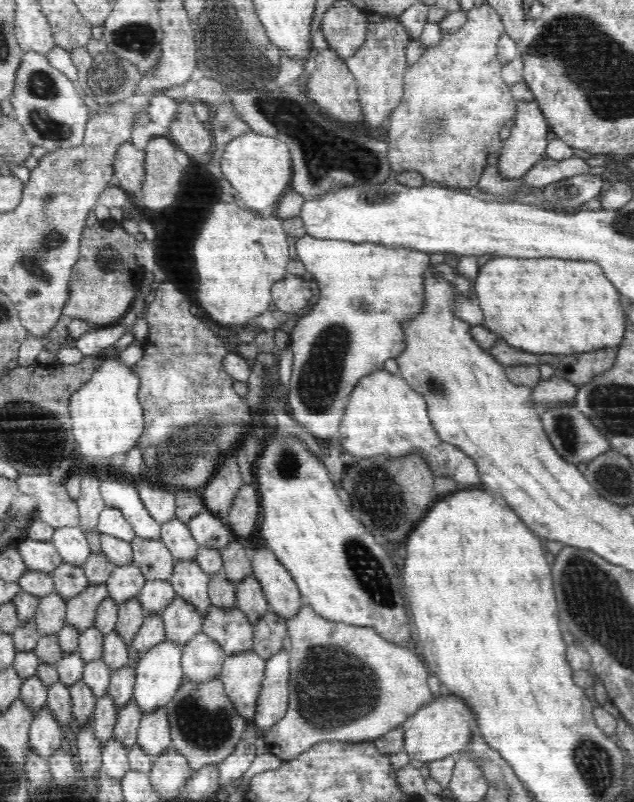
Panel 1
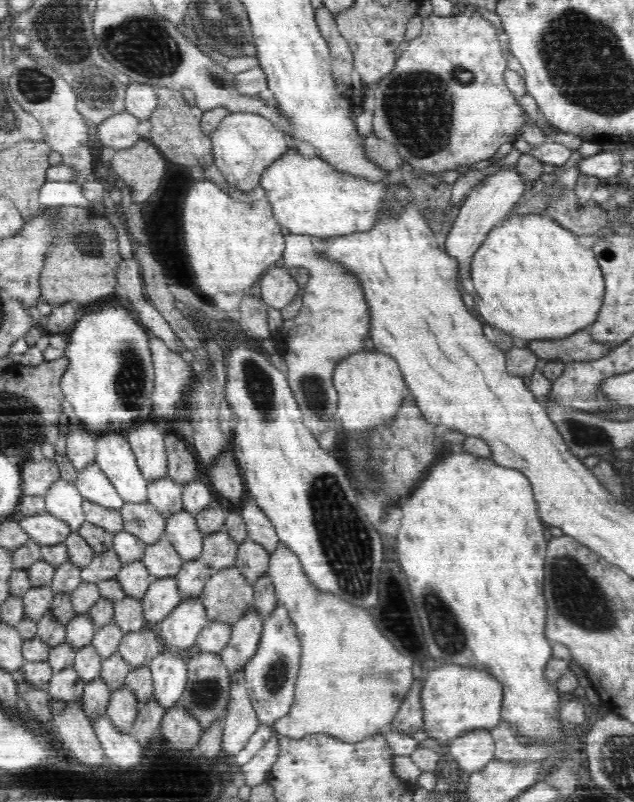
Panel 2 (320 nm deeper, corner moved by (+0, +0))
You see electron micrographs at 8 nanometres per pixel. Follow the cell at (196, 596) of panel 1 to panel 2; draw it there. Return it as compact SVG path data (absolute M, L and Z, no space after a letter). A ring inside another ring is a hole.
M182 508L166 519L165 539L169 540L184 562L199 560L204 538L195 516L186 509Z

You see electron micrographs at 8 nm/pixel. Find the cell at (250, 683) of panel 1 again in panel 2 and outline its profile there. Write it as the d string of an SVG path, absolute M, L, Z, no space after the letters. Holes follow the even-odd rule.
M258 611L245 612L231 624L230 642L219 652L230 674L244 670L248 660L257 649L263 631L262 615Z

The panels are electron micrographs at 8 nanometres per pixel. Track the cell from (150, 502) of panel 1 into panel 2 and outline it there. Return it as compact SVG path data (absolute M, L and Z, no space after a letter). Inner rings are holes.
M151 417L141 427L127 432L126 438L131 444L140 471L149 484L166 478L168 474L163 433L163 428Z

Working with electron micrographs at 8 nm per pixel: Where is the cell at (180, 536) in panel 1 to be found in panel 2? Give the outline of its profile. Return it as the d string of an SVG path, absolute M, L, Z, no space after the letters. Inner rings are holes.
M166 476L158 482L148 482L148 502L163 519L183 508L183 486Z

